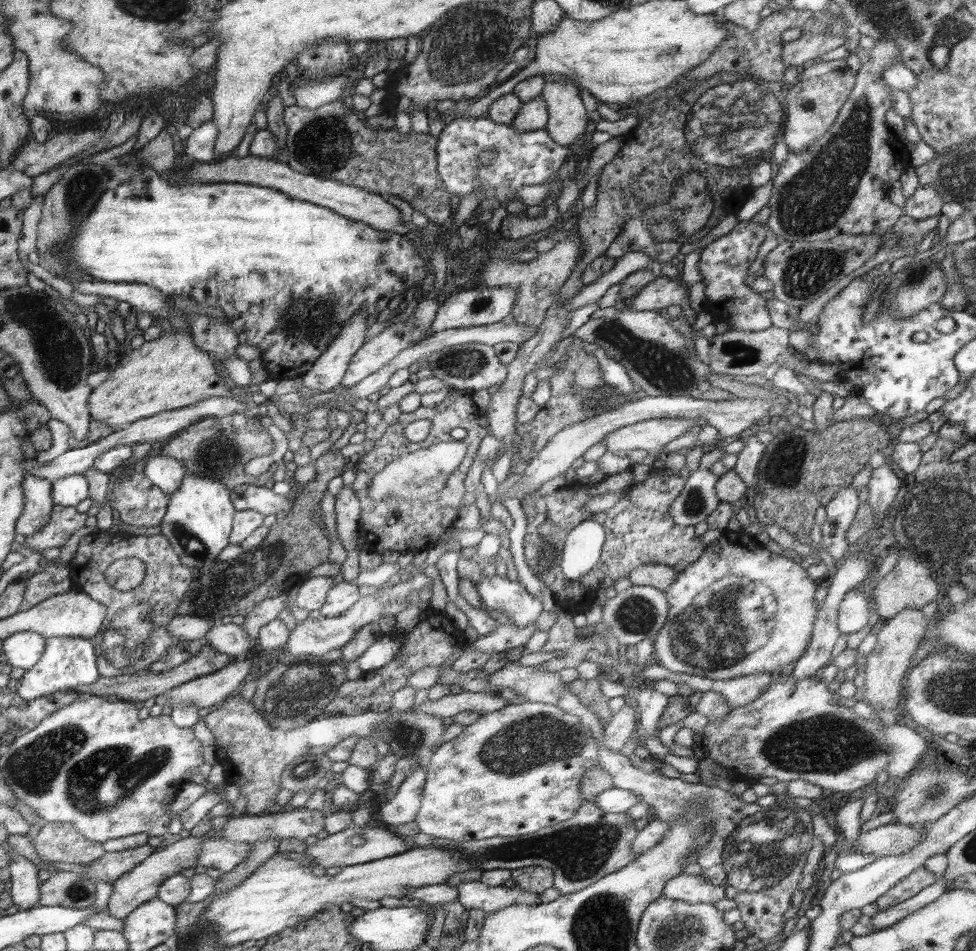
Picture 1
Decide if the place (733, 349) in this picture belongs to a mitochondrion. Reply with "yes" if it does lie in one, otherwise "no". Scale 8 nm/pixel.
no

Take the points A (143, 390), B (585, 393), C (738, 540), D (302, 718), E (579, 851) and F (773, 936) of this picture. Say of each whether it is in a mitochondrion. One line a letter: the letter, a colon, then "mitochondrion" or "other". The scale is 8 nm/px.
A: other
B: mitochondrion
C: other
D: mitochondrion
E: mitochondrion
F: other

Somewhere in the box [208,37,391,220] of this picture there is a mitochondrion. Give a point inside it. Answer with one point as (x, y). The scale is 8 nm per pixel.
(323, 145)

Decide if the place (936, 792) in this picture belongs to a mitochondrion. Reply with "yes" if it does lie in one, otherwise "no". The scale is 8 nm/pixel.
yes

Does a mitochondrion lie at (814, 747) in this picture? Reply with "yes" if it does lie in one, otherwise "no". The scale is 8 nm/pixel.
yes

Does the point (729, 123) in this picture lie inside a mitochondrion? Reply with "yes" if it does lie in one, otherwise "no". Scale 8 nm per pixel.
yes

